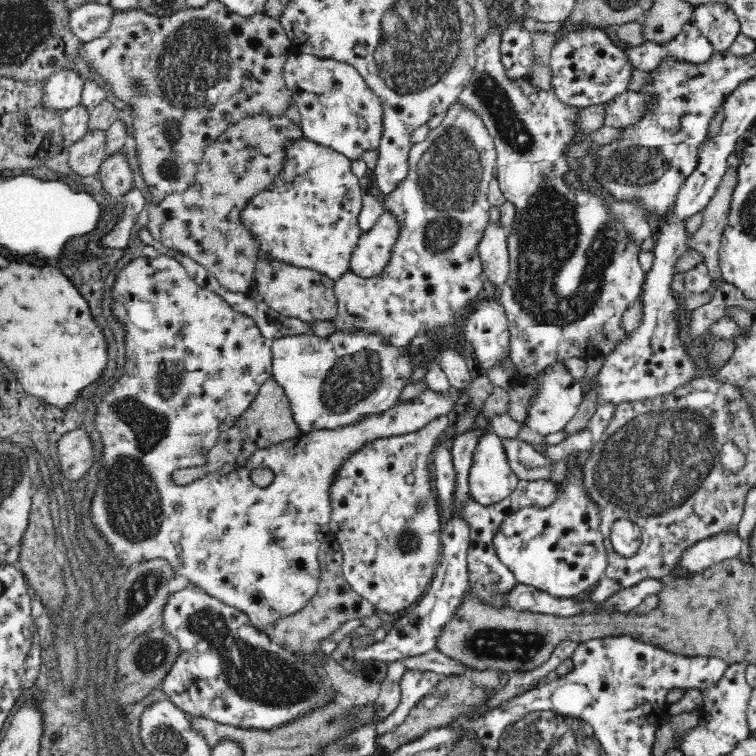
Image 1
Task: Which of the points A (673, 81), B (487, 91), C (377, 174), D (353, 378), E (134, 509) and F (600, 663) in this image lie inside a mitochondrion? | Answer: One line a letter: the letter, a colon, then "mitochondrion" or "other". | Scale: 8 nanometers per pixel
A: other
B: mitochondrion
C: other
D: mitochondrion
E: mitochondrion
F: other

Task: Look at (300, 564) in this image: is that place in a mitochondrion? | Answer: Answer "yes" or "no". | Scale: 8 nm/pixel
no

